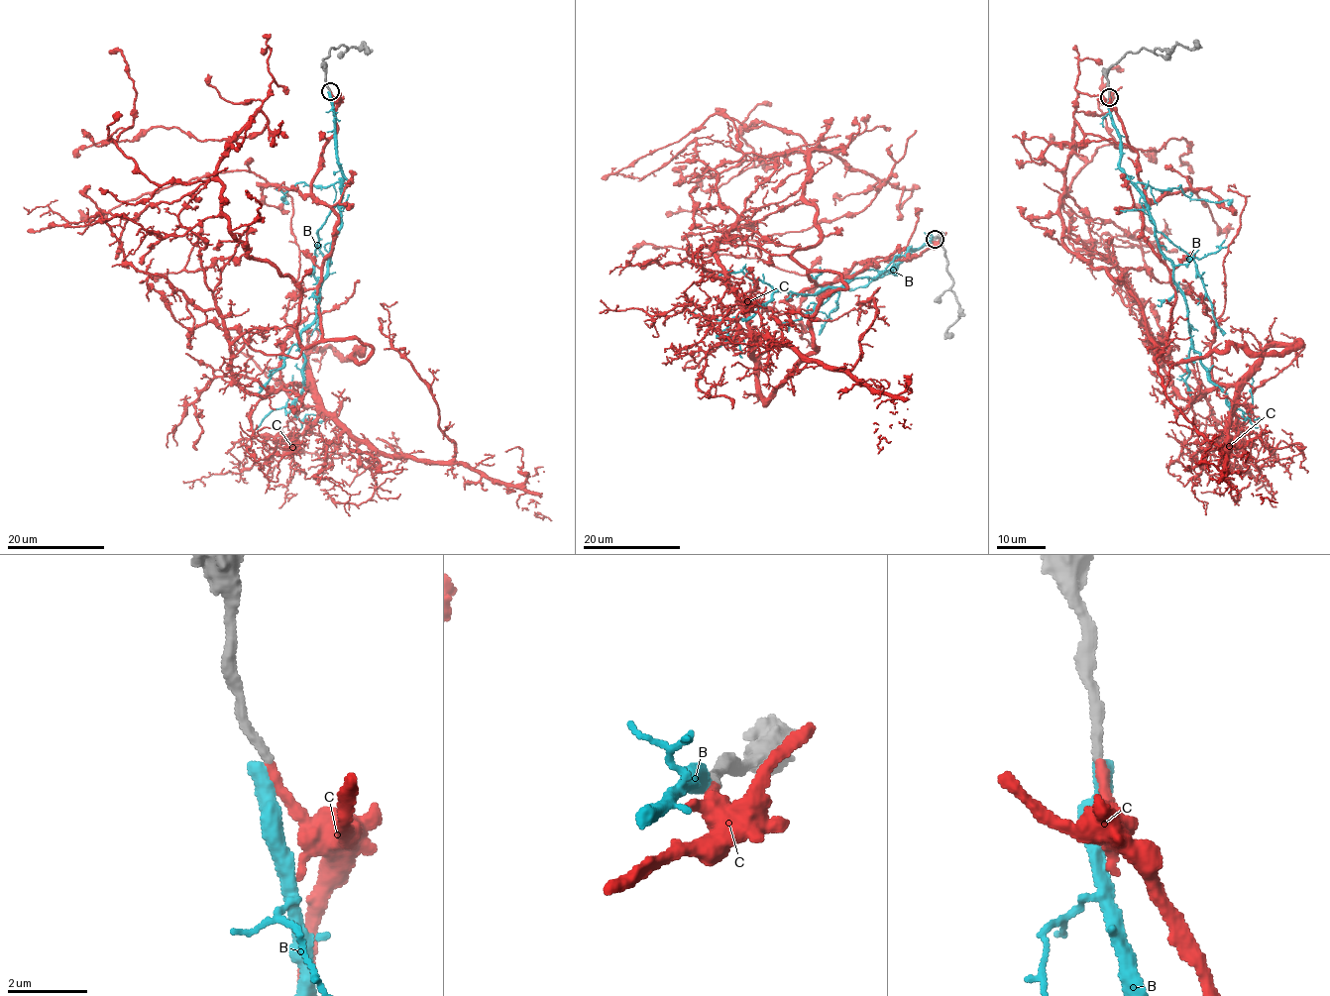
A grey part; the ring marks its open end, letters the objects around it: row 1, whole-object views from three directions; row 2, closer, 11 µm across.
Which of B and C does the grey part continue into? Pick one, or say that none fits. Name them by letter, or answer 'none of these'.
C

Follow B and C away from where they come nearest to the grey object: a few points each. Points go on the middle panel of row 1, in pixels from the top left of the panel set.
B: (934, 239), (907, 249), (875, 277), (818, 293), (778, 290), (718, 338), (737, 341)
C: (934, 239), (821, 285), (746, 228), (714, 249), (750, 331), (835, 369), (879, 311), (862, 302), (884, 305)

